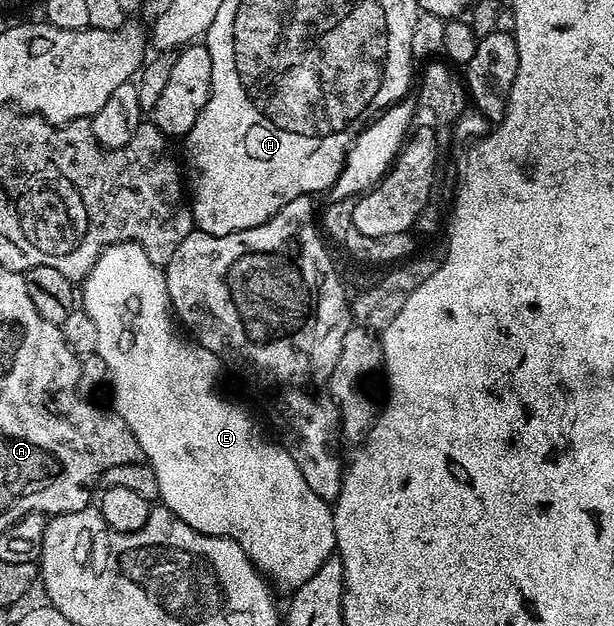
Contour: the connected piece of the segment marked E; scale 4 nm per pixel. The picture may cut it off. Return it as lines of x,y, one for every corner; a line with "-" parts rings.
114,242
105,245
82,286
82,309
98,328
95,354
106,360
110,375
111,405
134,432
134,440
138,440
154,476
158,476
159,501
190,528
210,536
232,538
253,566
277,587
285,586
288,592
294,592
306,584
324,561
333,557
336,533
332,506
314,496
283,445
267,442
250,415
235,414
231,404
212,391
222,363
205,346
184,342
185,335
174,321
164,270
146,256
137,242

